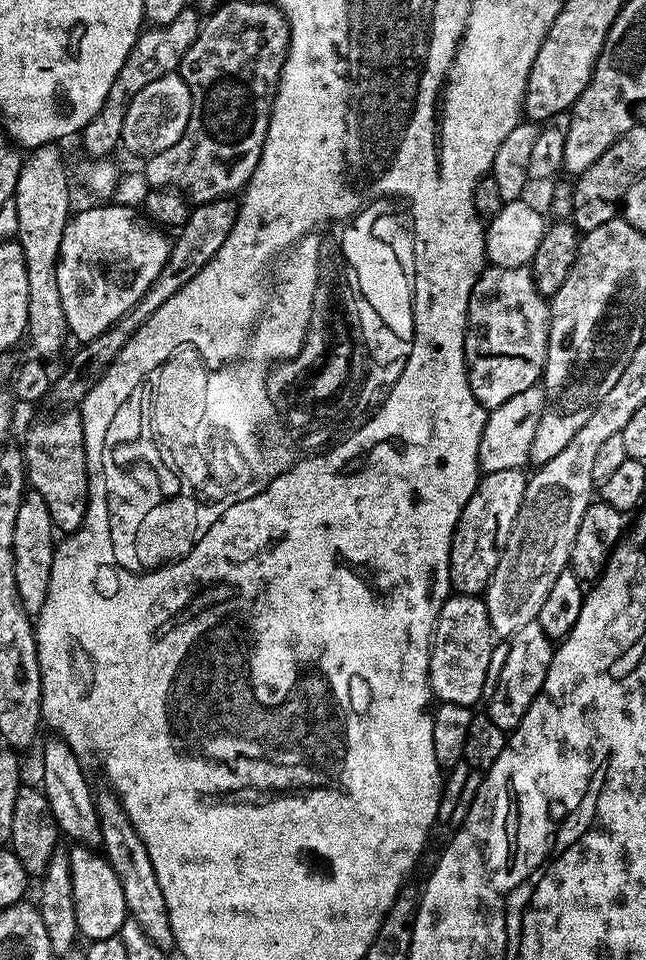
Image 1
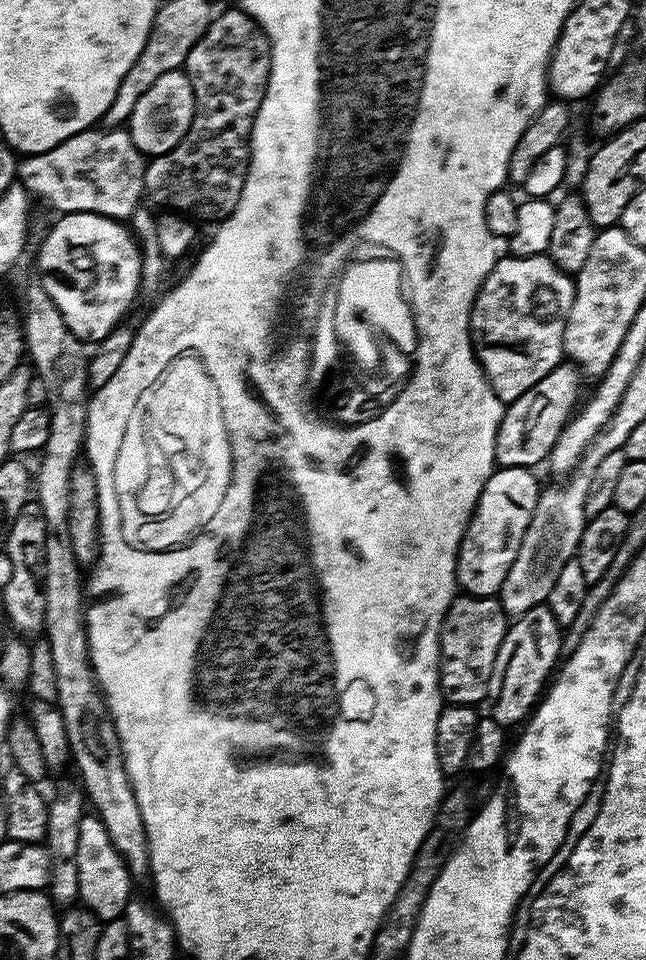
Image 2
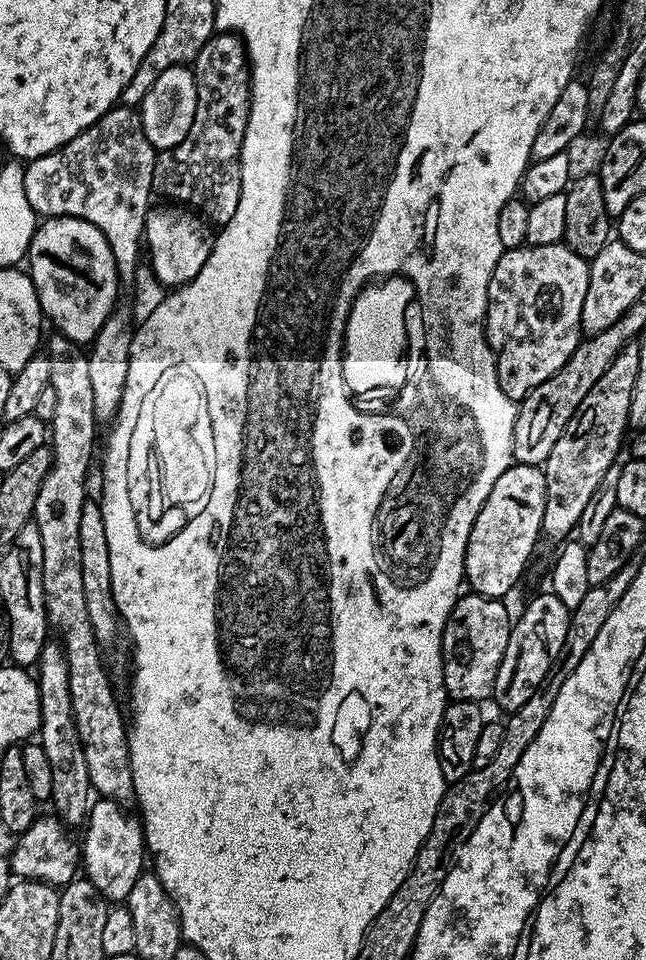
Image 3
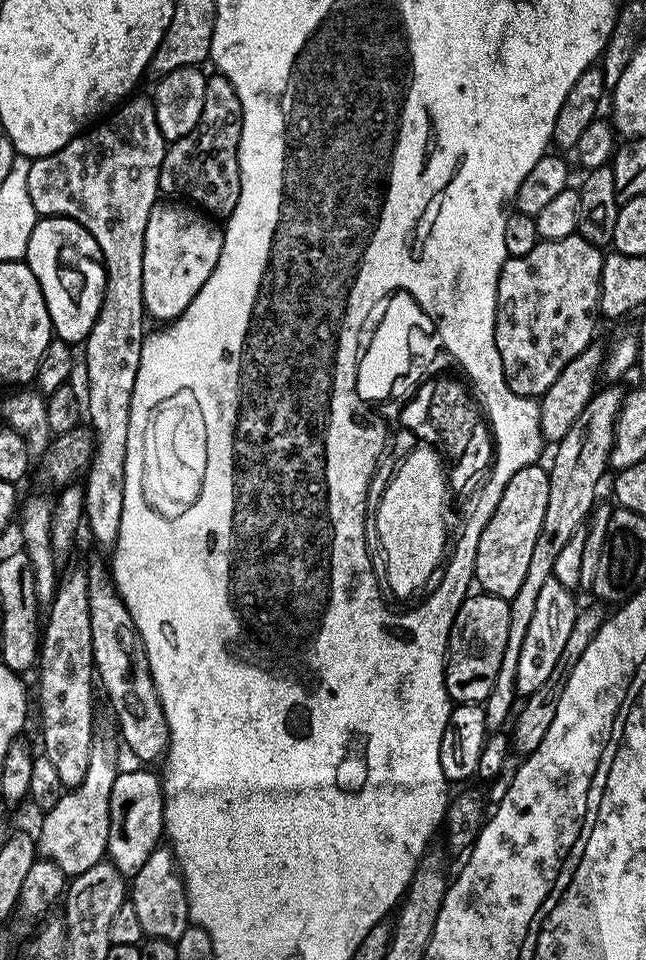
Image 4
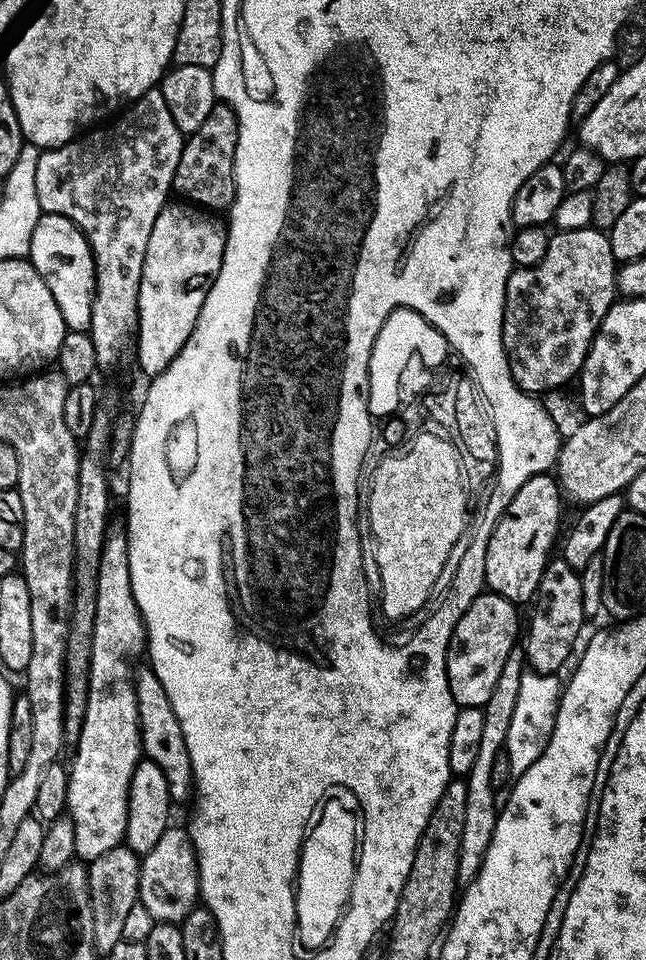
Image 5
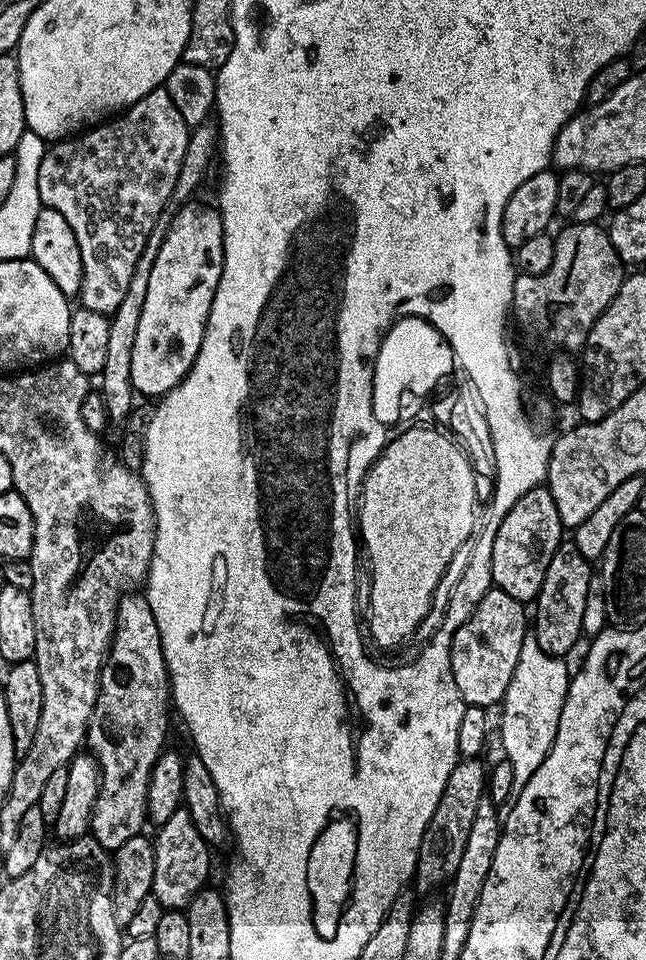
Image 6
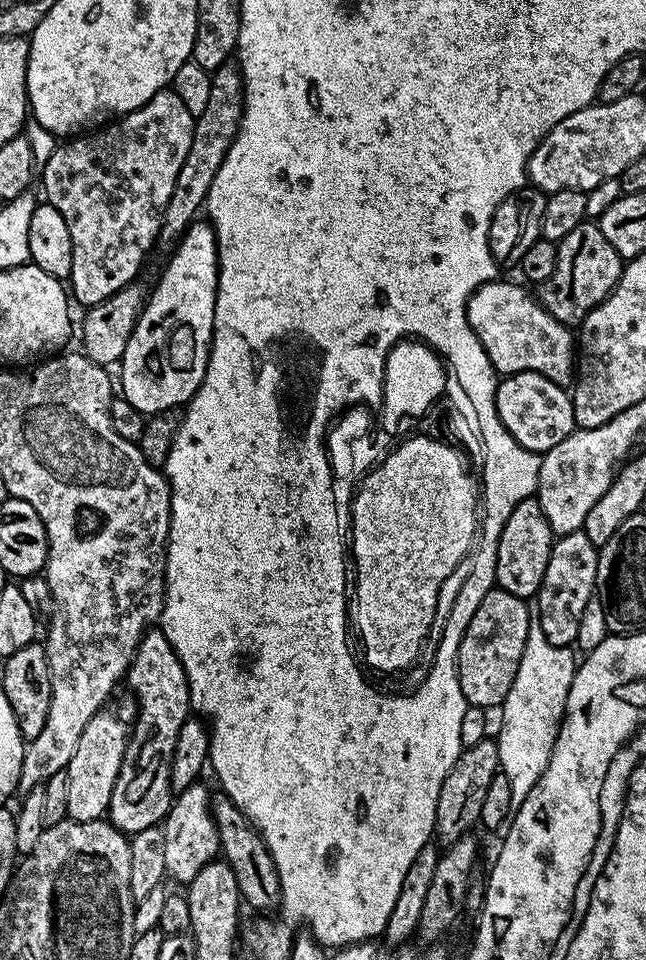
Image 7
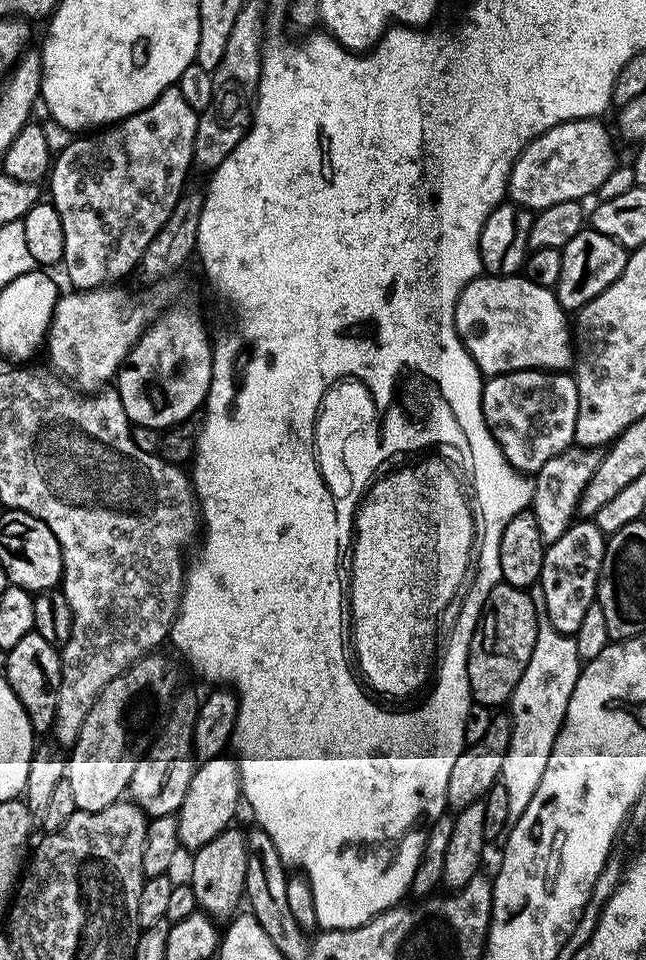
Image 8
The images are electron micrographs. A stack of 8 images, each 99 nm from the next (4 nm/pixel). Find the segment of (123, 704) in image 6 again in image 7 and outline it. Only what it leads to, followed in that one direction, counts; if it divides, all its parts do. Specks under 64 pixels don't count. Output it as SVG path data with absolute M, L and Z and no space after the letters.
M156 626L149 627L145 631L140 644L136 647L132 665L128 667L126 673L126 684L132 687L132 692L140 703L140 709L136 712L136 725L133 723L130 728L128 745L122 758L122 770L118 770L118 782L114 782L114 794L110 794L110 806L106 816L117 830L131 834L157 827L170 810L174 799L170 782L172 759L174 750L178 746L178 734L182 734L182 726L190 718L193 706L186 670L174 646L170 646L166 634Z

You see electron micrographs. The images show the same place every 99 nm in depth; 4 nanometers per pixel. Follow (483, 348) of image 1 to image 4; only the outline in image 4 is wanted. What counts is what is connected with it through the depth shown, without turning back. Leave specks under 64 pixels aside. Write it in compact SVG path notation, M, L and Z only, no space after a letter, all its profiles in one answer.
M573 234L557 240L541 240L530 254L509 256L505 260L496 291L494 342L502 358L502 370L510 390L519 396L539 398L562 374L562 370L586 346L593 343L600 310L600 283L605 253L586 238Z

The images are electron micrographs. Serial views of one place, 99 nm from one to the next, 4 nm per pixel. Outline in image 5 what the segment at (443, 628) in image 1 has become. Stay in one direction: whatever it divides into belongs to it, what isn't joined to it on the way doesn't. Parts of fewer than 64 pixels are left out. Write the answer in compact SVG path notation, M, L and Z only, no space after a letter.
M491 590L481 591L472 596L470 606L466 606L466 614L458 618L458 626L454 626L454 634L448 643L446 654L446 674L450 694L460 708L483 708L485 702L494 694L494 686L502 675L502 666L506 666L506 658L510 658L510 650L518 647L522 636L522 620L517 605L511 600L502 598Z

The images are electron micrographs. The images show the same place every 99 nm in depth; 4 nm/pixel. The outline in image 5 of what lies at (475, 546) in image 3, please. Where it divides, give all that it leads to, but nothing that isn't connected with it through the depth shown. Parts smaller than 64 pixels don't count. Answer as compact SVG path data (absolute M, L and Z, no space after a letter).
M555 475L535 476L522 482L518 494L514 494L494 526L486 546L484 583L491 591L517 606L523 605L523 600L531 601L535 597L542 582L542 574L553 555L552 547L555 544L557 547L561 535L560 504L562 493Z

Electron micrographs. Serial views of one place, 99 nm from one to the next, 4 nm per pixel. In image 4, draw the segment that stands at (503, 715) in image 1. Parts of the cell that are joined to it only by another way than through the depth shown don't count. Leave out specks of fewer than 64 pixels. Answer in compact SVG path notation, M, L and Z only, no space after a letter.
M547 580L538 593L538 603L534 606L534 618L530 618L530 626L526 629L526 638L522 641L522 651L518 654L518 674L516 690L521 697L527 698L531 692L538 690L546 678L558 666L558 658L562 658L562 649L566 646L566 638L570 638L570 630L574 630L574 618L578 611L578 603L573 589L562 586L557 580Z

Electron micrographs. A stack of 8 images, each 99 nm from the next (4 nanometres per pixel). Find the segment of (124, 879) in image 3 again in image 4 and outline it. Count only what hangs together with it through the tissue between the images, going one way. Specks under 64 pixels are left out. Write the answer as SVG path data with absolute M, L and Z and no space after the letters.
M135 766L129 772L117 771L114 786L110 790L110 832L108 834L108 849L106 851L107 863L114 865L125 878L131 878L142 870L146 858L161 847L164 836L164 785L161 777L156 776L144 766Z

